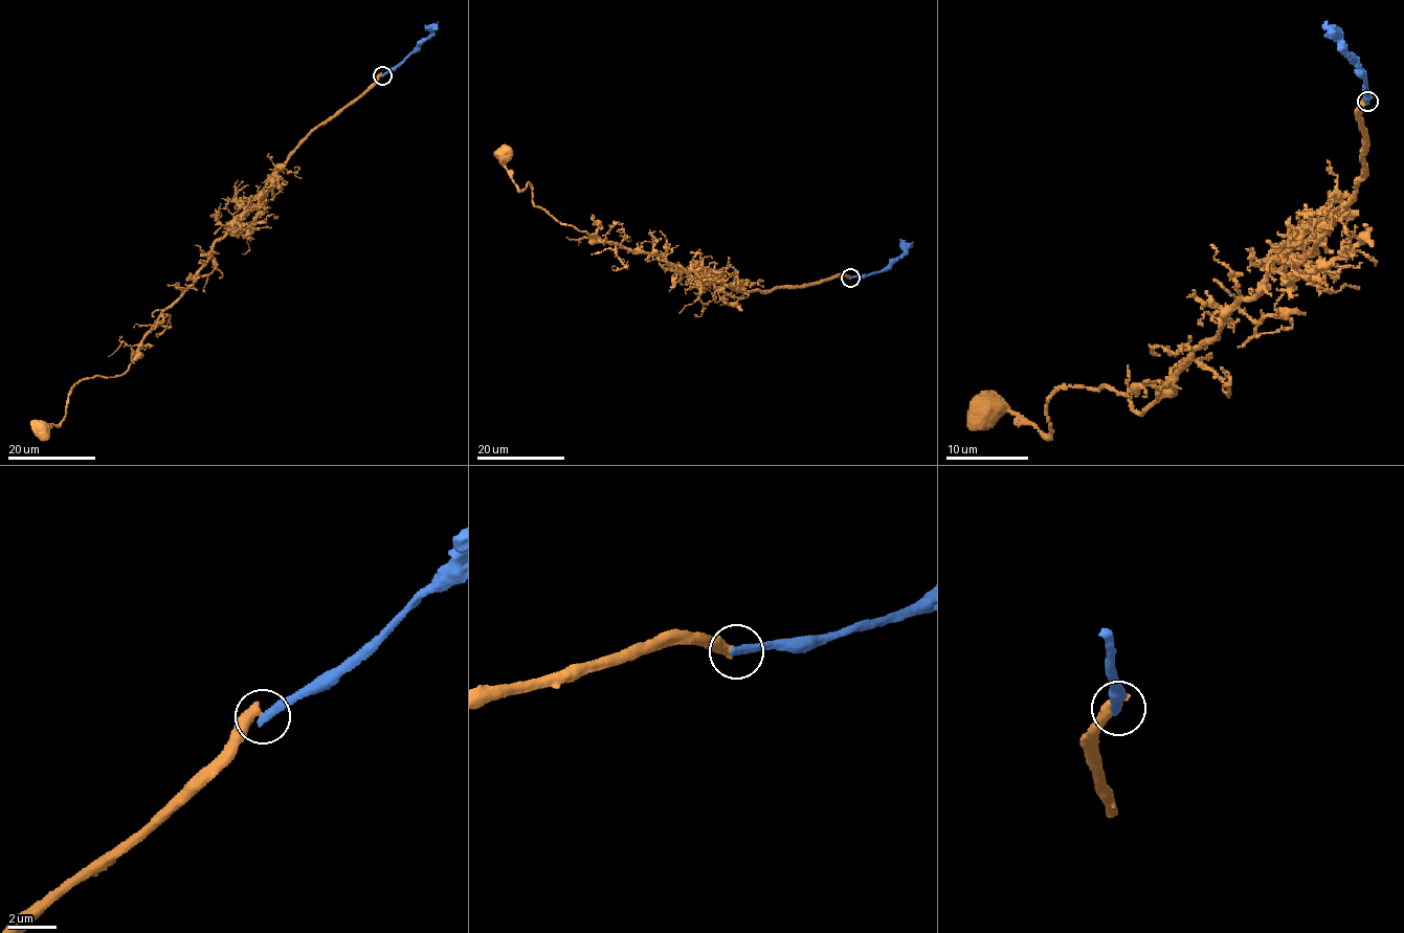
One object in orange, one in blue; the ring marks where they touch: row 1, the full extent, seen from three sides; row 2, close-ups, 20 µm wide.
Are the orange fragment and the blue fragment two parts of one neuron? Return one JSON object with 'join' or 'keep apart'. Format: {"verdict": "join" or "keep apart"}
{"verdict": "keep apart"}

